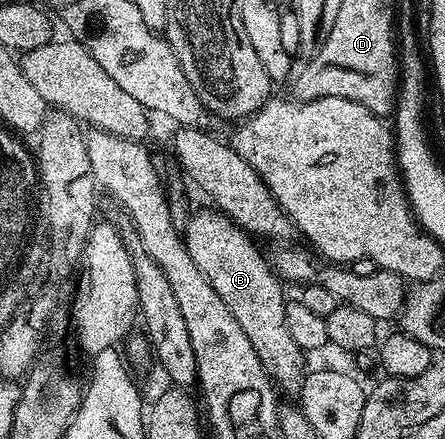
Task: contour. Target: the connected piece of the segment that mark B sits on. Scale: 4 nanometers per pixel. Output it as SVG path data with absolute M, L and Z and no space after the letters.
M217 210L209 211L195 211L187 219L184 239L188 254L192 262L200 266L200 274L212 282L212 290L220 294L224 306L232 310L232 318L236 318L244 334L248 334L248 342L252 342L252 350L256 350L256 358L260 358L271 381L281 391L283 388L296 394L302 389L302 377L306 375L308 365L302 348L296 346L292 334L288 334L288 326L284 326L288 300L282 297L283 281L274 271L268 256L253 244L255 241L245 228L239 228L229 216L223 216Z

